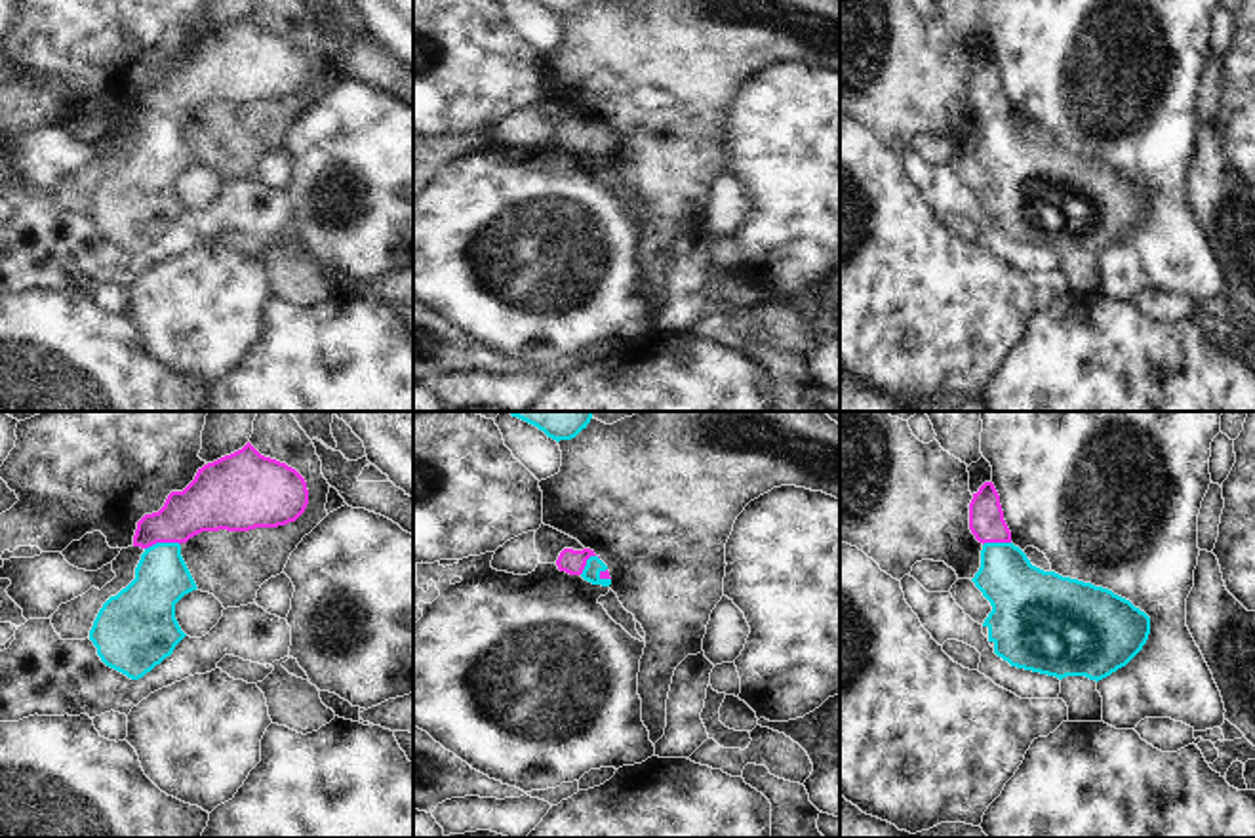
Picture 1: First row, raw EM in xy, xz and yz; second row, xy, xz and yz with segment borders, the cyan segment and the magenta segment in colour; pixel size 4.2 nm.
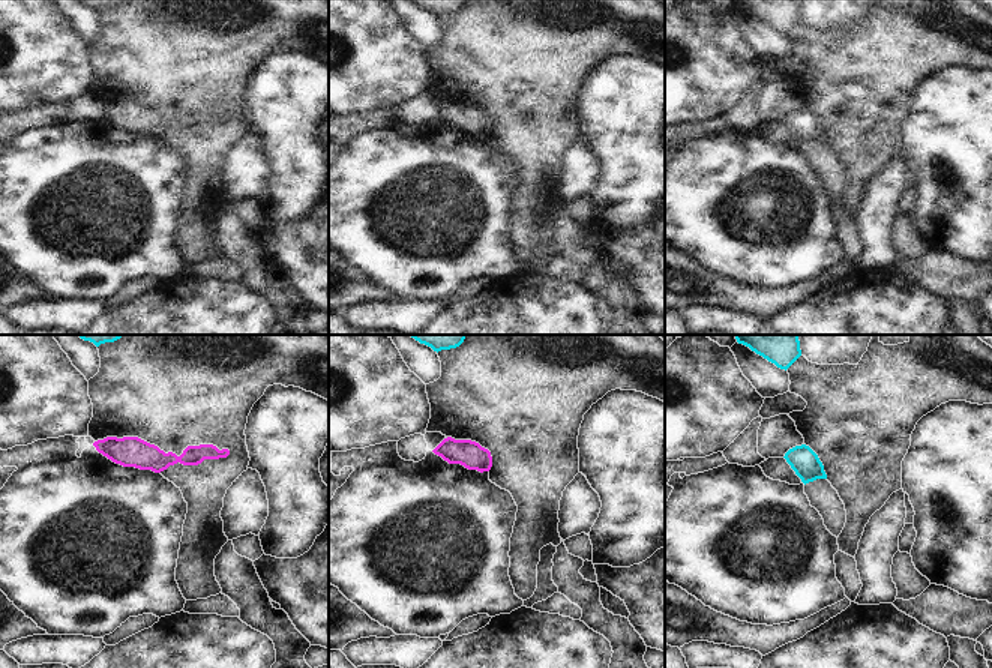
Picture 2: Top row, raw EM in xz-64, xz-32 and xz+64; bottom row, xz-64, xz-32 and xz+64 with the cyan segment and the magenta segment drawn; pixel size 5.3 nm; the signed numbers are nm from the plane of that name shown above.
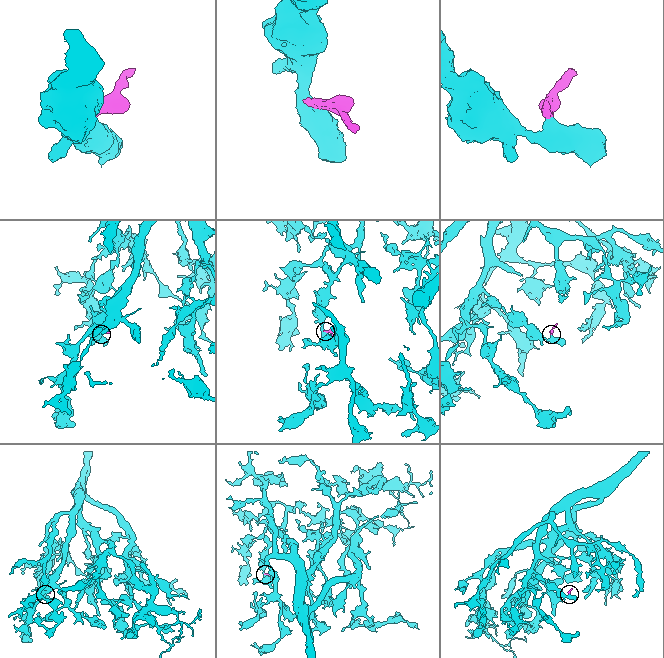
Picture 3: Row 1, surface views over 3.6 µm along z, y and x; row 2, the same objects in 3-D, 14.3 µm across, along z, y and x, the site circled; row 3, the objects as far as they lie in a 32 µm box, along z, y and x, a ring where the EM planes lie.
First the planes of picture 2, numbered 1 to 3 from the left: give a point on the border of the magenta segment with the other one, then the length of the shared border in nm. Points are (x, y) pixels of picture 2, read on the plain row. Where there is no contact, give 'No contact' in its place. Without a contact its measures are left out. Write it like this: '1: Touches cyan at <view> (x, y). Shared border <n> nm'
1: No contact
2: No contact
3: No contact.

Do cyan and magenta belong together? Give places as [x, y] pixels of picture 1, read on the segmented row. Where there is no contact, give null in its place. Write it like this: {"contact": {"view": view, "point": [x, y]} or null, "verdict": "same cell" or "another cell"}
{"contact": {"view": "xy", "point": [162, 543]}, "verdict": "same cell"}

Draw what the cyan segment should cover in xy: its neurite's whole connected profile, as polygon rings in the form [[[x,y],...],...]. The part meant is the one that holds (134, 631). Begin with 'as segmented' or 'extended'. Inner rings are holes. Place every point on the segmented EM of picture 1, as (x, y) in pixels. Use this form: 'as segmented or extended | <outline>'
extended | [[[249,442],[198,469],[183,491],[171,491],[158,512],[145,514],[137,522],[133,547],[141,547],[145,552],[135,568],[135,579],[103,604],[90,630],[101,661],[128,678],[139,680],[169,657],[187,636],[175,619],[175,604],[198,587],[181,556],[183,543],[202,531],[286,526],[295,522],[307,505],[305,478],[286,463],[261,455]]]

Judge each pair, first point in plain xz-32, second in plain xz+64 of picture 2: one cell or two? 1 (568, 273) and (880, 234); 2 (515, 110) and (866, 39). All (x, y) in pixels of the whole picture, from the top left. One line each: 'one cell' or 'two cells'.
1: two cells
2: one cell

